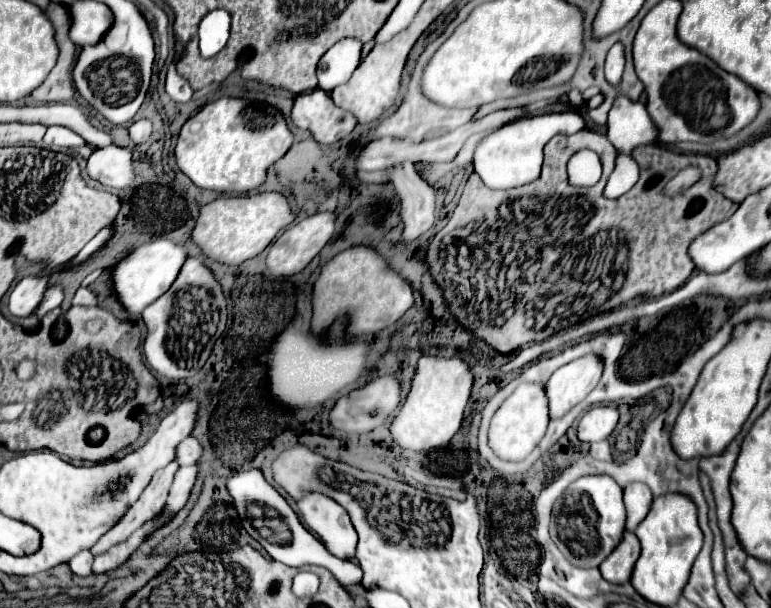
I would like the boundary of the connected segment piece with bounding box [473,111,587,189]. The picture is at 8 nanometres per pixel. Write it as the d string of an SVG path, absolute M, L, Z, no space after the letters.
M575 111L565 113L549 113L549 115L537 115L527 119L517 119L513 123L503 125L495 133L487 135L475 149L475 171L483 179L483 183L491 189L513 189L521 187L525 183L531 183L539 177L541 163L543 163L543 147L553 137L563 133L575 134L583 131L587 125L583 117Z

